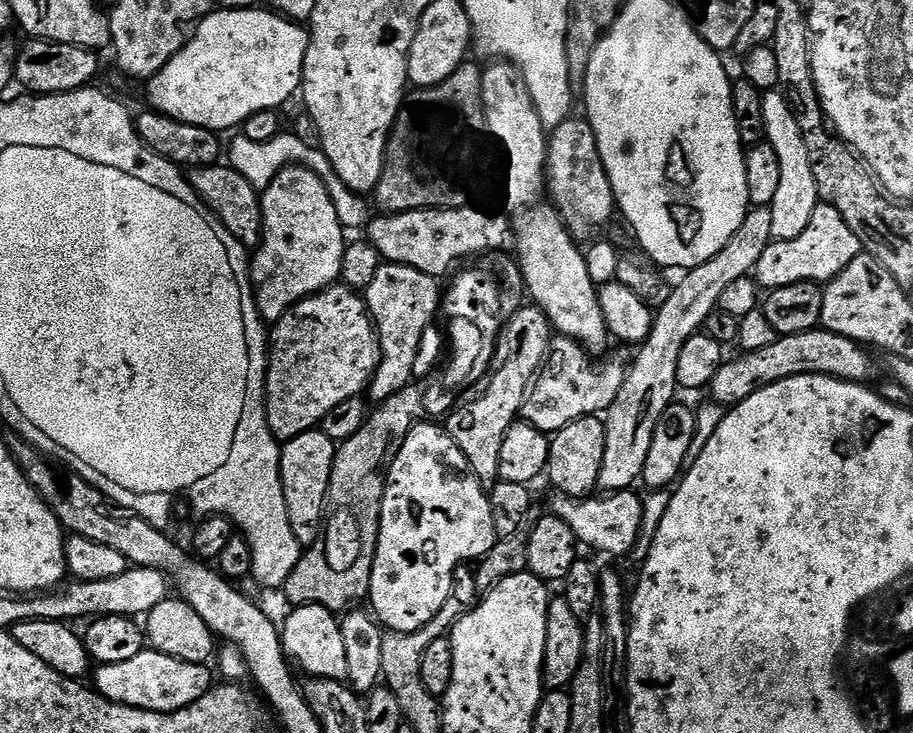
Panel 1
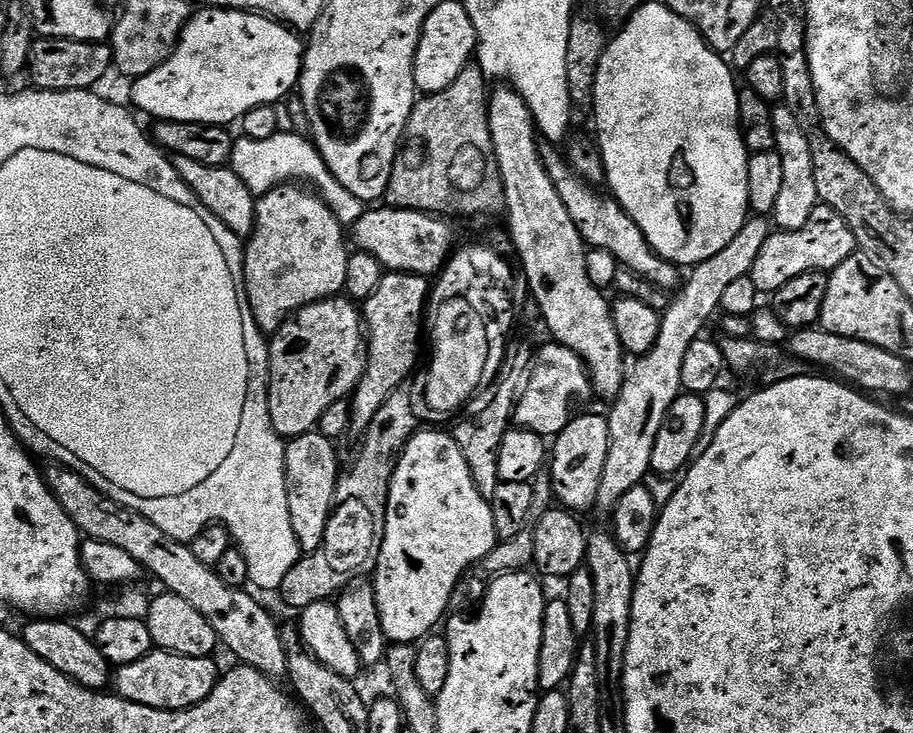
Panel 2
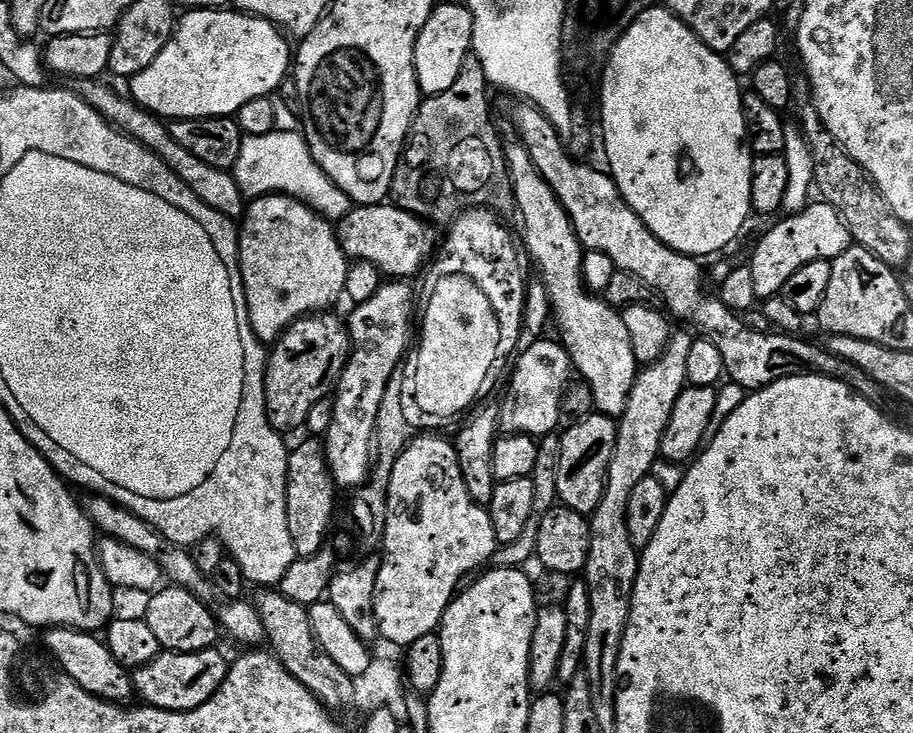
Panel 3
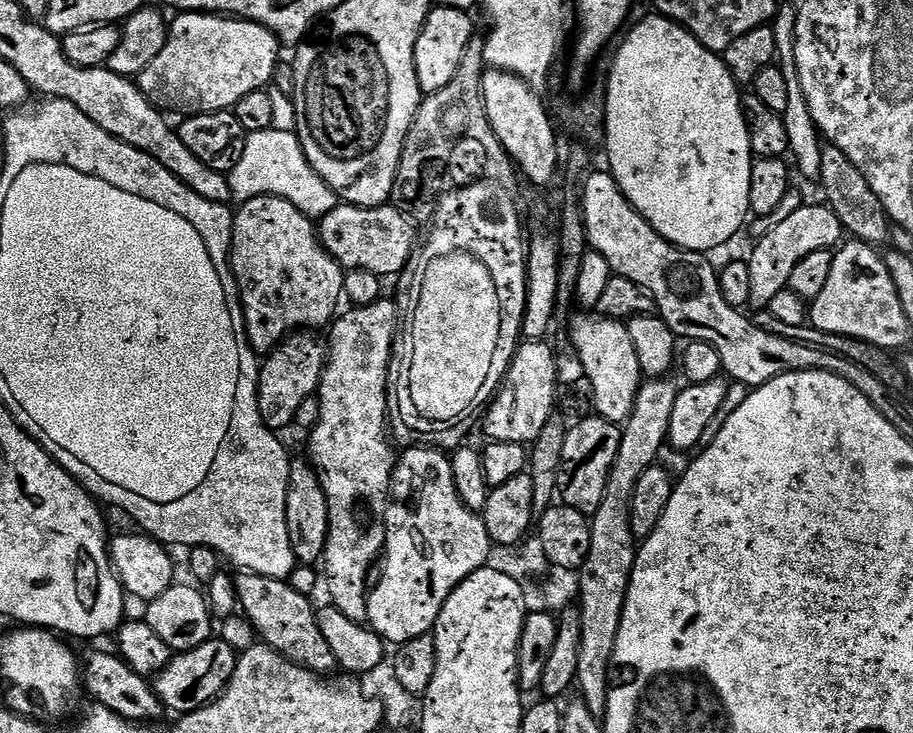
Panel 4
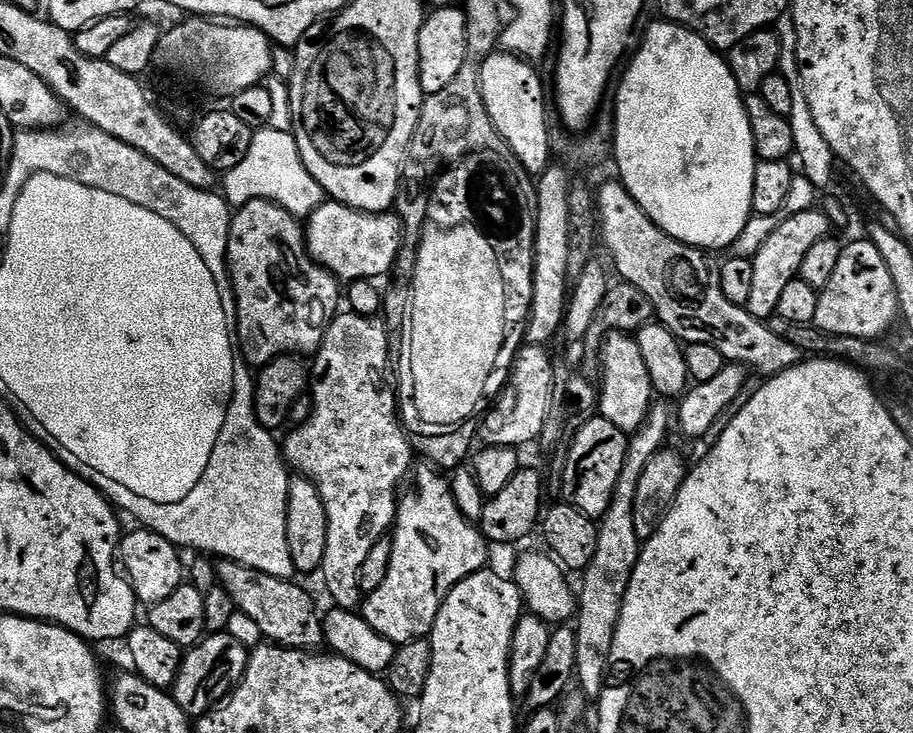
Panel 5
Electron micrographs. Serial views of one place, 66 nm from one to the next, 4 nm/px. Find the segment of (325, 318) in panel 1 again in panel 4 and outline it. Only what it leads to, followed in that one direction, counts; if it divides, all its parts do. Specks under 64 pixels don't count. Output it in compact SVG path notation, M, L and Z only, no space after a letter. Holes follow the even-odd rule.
M293 334L281 342L271 352L267 353L266 359L260 365L260 385L258 386L258 410L262 414L262 422L273 430L288 428L297 423L297 416L305 402L311 396L317 395L320 380L324 376L324 365L326 363L326 344L315 340L312 334Z

